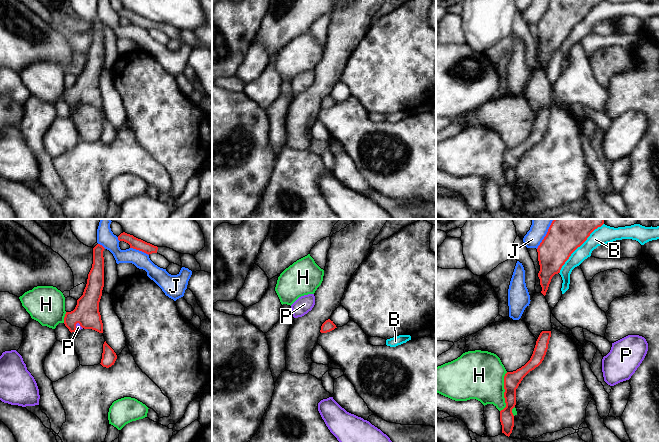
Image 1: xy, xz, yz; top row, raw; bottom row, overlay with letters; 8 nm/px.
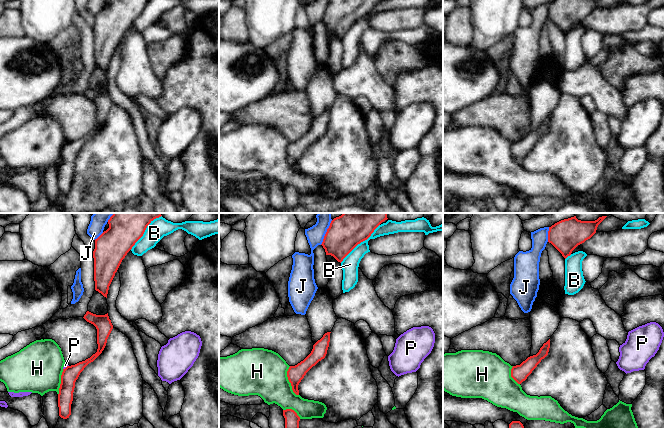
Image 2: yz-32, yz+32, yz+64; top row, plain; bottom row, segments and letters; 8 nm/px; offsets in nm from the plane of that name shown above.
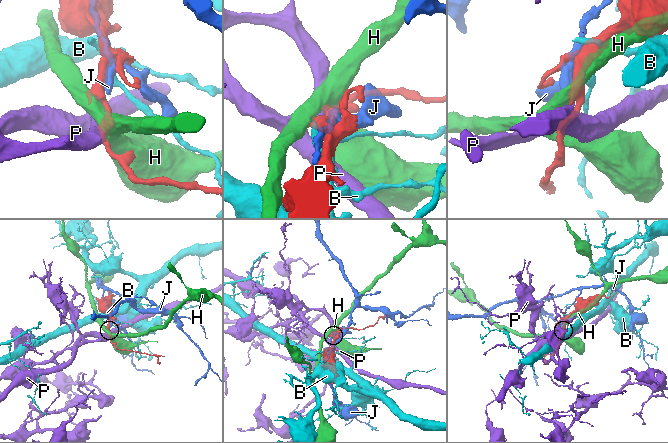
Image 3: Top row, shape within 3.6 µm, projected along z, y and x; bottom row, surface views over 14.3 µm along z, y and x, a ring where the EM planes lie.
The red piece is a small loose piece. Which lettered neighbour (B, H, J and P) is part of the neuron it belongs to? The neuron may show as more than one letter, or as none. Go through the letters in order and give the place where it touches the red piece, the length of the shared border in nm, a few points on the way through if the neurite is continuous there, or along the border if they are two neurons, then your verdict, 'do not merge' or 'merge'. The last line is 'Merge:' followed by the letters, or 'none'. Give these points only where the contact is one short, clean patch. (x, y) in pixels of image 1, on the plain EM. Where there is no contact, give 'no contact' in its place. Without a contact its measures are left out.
B: meets red in yz at (578, 22); contact 550 nm long; do not merge
H: meets red in yz at (504, 168); contact 320 nm long; do not merge
J: meets red in yz at (545, 12); contact 240 nm long; do not merge
P: meets red in xy at (79, 99); contact 70 nm long; merge
Merge: P

